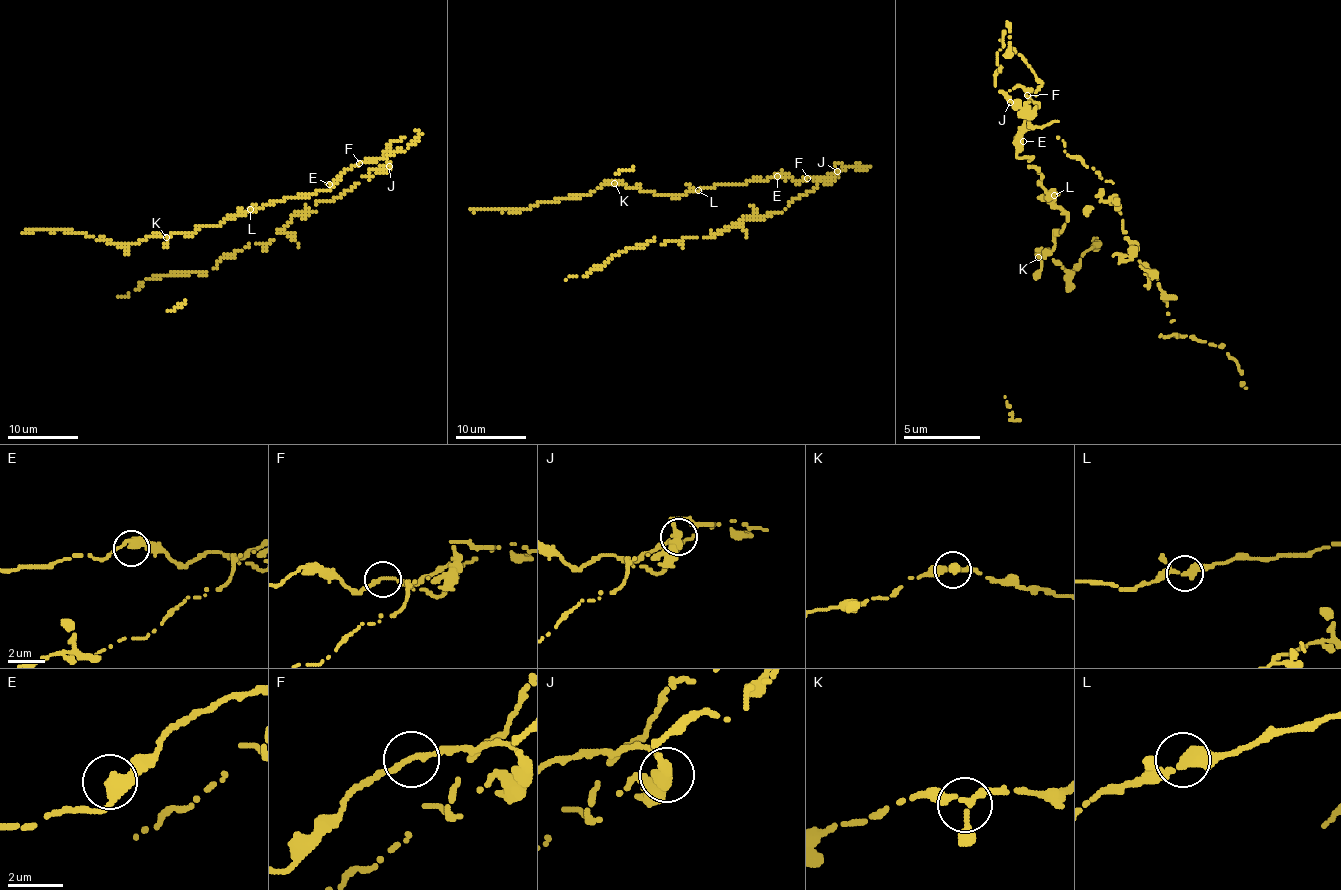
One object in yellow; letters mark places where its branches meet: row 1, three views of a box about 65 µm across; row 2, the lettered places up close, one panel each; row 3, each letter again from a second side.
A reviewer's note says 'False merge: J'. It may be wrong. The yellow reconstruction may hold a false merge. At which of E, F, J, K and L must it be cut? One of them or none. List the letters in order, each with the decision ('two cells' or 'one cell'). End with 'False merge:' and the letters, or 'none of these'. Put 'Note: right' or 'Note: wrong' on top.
Note: right
E: one cell
F: one cell
J: two cells
K: one cell
L: one cell
False merge: J

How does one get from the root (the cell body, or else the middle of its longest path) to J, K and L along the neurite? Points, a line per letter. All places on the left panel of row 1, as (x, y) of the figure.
J: (361, 163), (384, 159), (389, 167)
K: (361, 163), (350, 167), (327, 191), (271, 202), (218, 225), (166, 237)
L: (361, 163), (350, 167), (327, 191), (315, 191), (250, 209)

